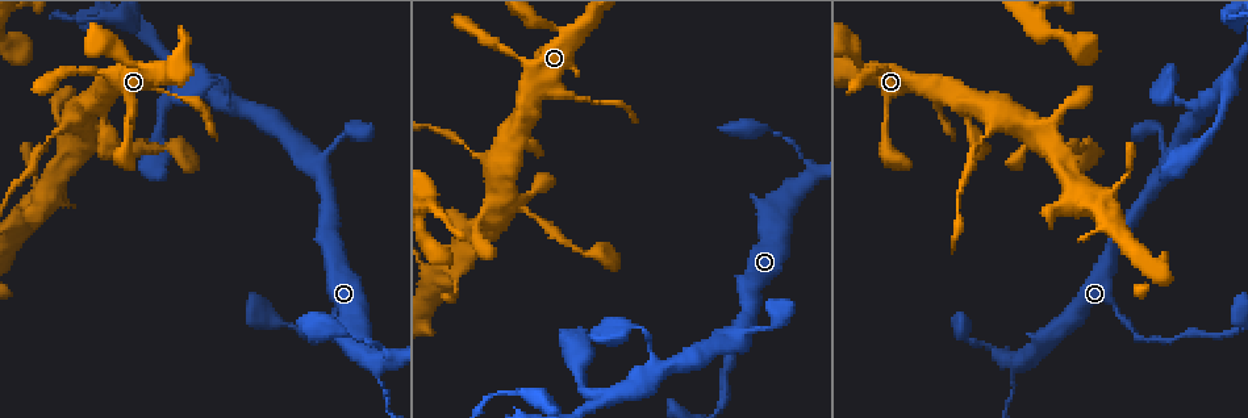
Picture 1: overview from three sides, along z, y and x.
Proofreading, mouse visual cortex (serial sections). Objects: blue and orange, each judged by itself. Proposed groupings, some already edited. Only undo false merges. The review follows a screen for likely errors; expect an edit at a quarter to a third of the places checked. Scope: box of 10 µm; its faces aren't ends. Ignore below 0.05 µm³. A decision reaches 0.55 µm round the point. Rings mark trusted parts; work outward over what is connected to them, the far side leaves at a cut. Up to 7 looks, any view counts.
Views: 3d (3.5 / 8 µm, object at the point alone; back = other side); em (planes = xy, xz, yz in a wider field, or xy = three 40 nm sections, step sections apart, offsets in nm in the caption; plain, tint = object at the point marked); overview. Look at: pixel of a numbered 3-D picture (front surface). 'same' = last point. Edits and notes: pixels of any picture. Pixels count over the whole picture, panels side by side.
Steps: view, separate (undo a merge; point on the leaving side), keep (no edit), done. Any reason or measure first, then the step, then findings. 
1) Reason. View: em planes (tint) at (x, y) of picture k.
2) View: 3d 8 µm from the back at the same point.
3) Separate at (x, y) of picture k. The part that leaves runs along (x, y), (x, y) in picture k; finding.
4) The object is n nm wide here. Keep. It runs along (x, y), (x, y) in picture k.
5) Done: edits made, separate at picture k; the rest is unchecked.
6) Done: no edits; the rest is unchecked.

Narrows sharply. View: 3d 3.5 µm at (983, 142) of picture 1.

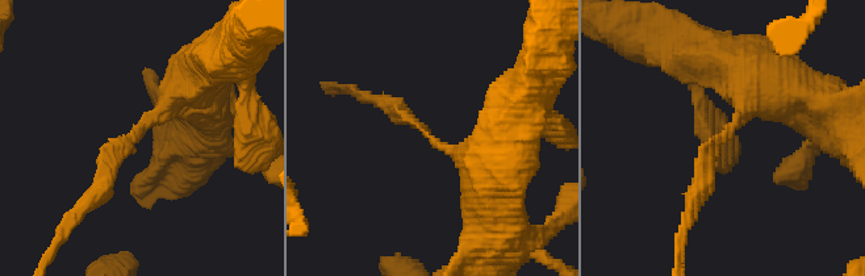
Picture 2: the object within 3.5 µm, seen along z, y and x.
The arms are 250, 350 nm wide. View: em xy step 5 (tint) at (131, 139) of picture 2.

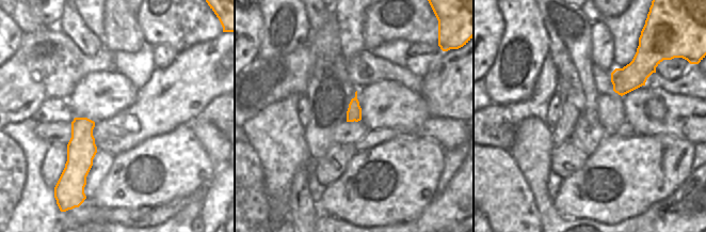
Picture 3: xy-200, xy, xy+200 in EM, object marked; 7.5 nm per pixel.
Separate at (700, 164) of picture 2. Two cells meet here.

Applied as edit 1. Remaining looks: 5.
Small branch off a trunk. View: 3d 8 µm at (322, 160) of picture 1.

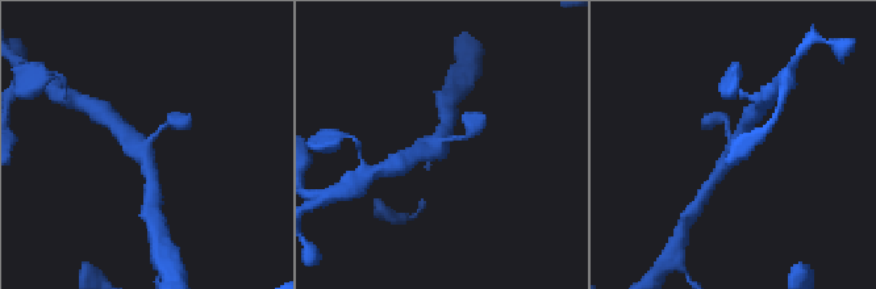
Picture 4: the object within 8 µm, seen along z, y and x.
Zoom in. View: 3d 3.5 µm at the same point.

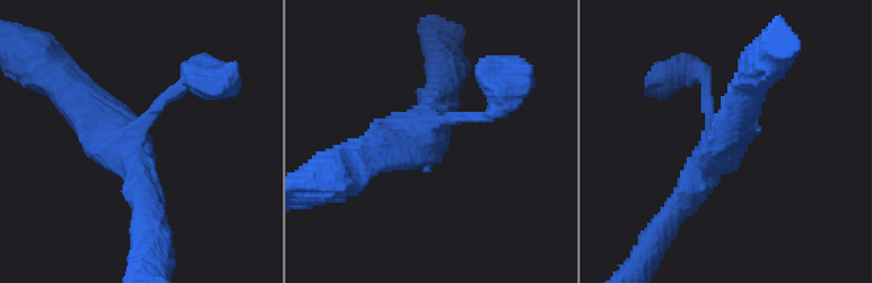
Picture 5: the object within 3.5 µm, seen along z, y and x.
View: em xy step 5 (tint) at (709, 132) of picture 5.

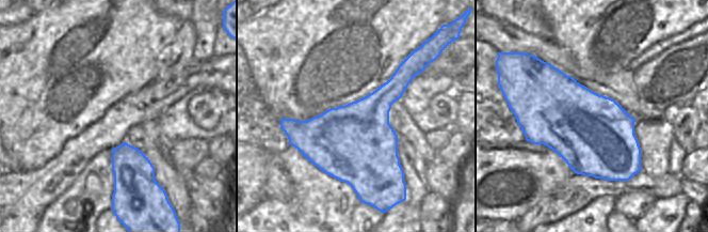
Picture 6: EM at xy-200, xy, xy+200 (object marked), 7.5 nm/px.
The object is 600 nm wide here. Keep. It runs along (149, 216), (129, 152), (65, 87) in picture 5; all the same cell.

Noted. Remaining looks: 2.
Four arms meet. View: 3d 3.5 µm at (378, 368) of picture 1.

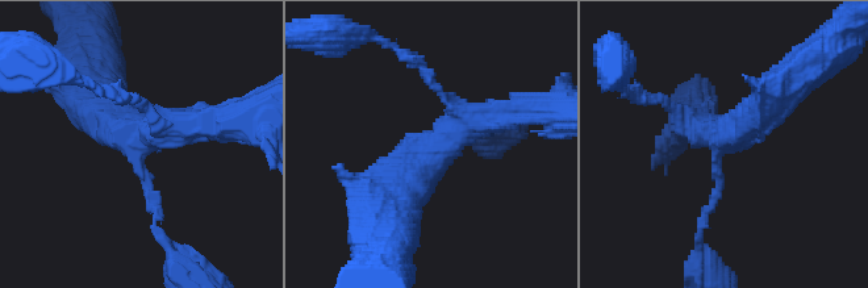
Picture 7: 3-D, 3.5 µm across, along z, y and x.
Keep. It runs along (773, 97), (720, 146), (702, 228) in picture 7; continuous, no second cell.

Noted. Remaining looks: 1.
Done: edits made, separate at picture 2; the rest is unchecked.

